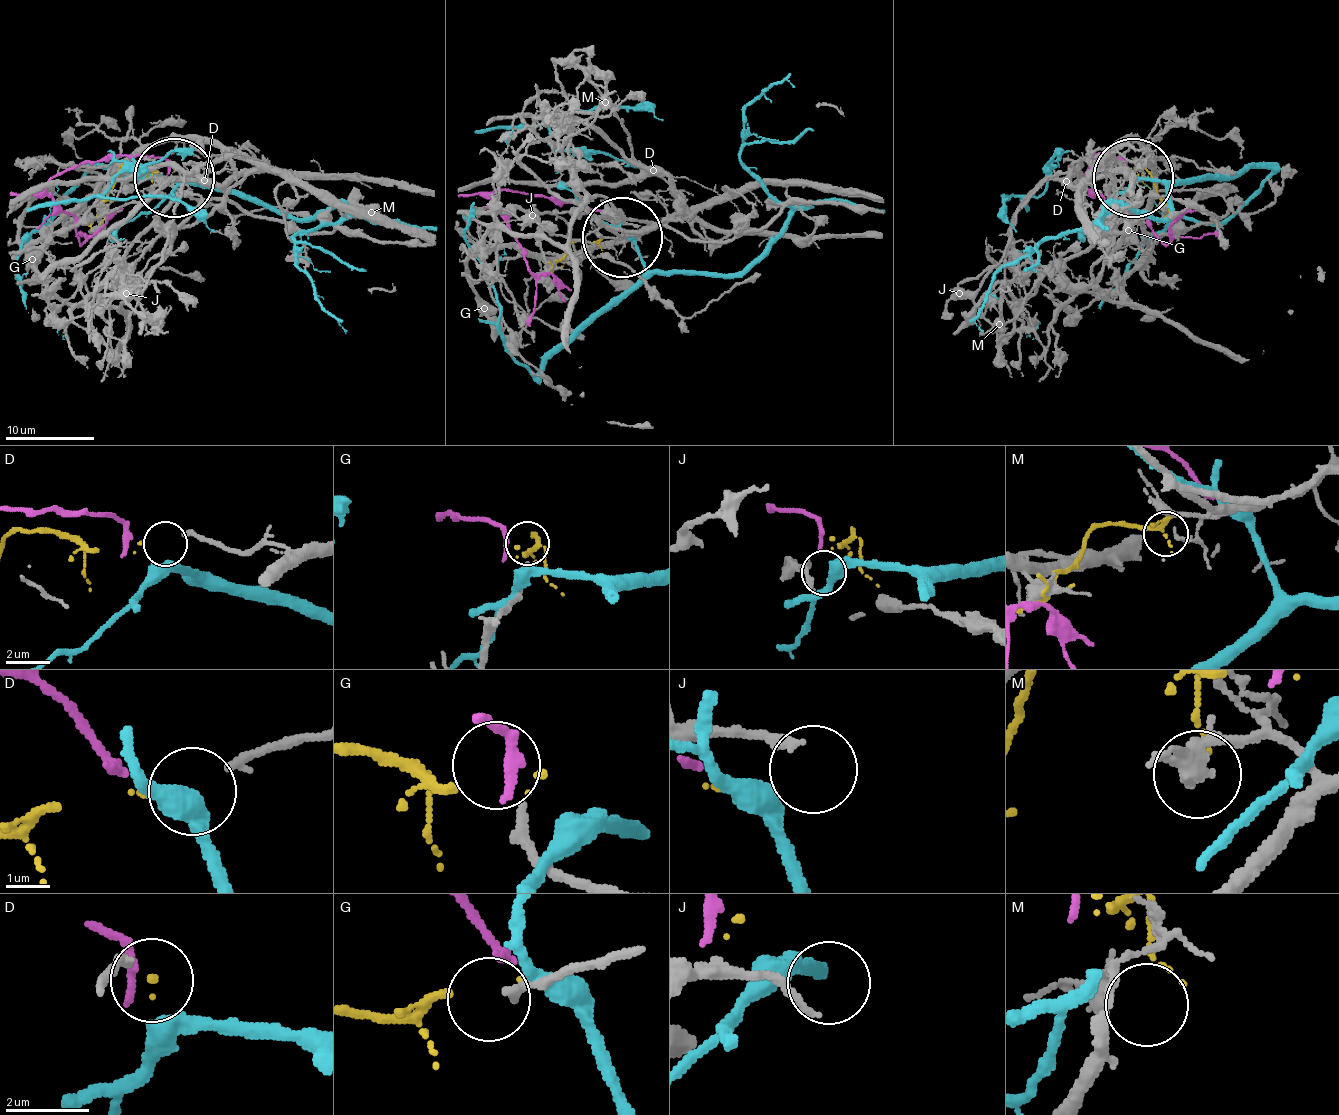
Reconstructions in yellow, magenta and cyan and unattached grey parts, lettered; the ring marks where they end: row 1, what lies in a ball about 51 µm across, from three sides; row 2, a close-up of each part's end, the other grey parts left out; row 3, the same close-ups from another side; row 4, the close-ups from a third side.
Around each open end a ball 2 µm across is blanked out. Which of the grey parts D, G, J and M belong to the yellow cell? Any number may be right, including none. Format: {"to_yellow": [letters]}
{"to_yellow": ["D"]}

